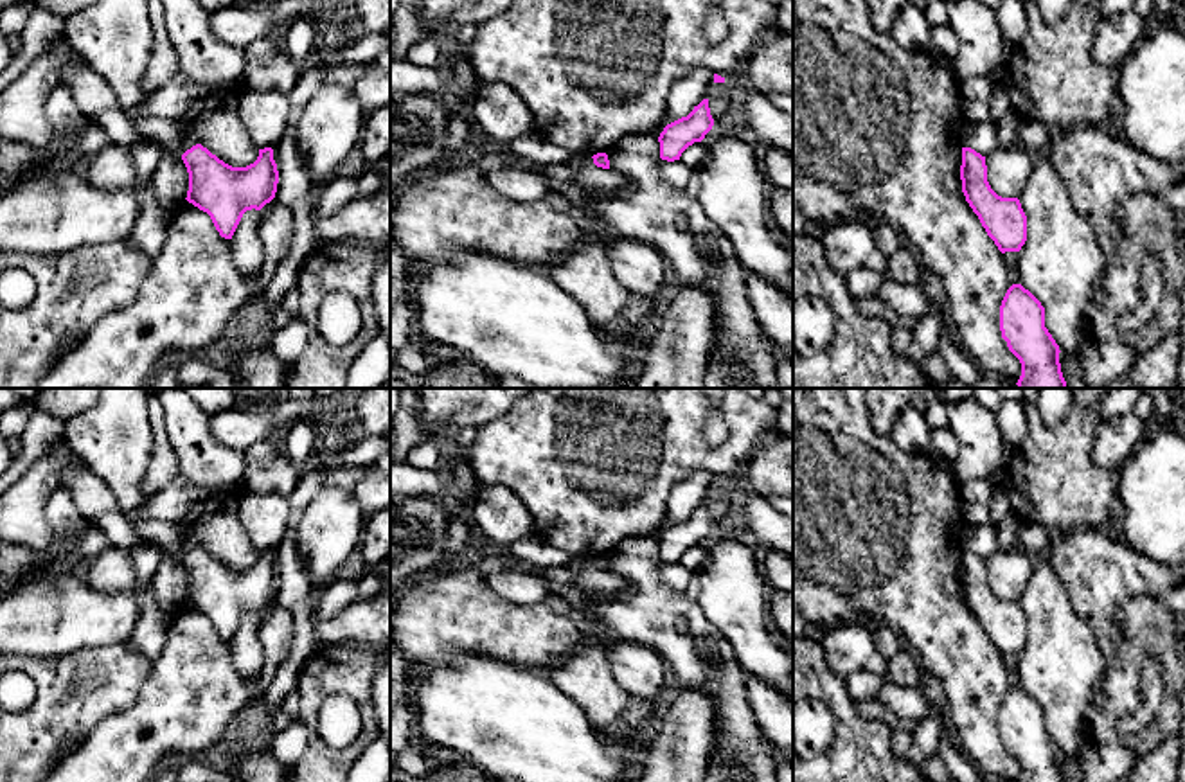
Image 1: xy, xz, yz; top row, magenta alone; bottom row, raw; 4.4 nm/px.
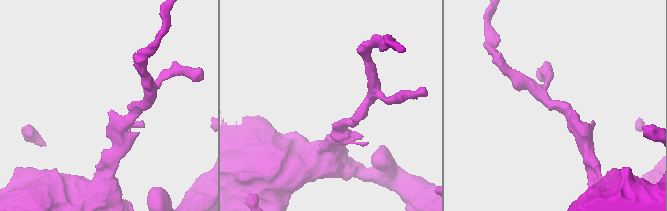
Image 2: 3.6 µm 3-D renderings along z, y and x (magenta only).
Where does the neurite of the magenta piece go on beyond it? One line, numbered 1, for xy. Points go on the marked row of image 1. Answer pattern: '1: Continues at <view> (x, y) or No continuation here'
1: No continuation here

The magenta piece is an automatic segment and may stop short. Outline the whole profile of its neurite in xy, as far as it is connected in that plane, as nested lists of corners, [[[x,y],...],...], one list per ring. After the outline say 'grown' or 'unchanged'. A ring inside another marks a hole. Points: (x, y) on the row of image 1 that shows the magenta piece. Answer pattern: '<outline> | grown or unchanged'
[[[201,144],[192,146],[182,155],[189,173],[187,201],[207,212],[221,237],[232,239],[243,214],[246,210],[261,210],[275,198],[279,171],[273,160],[273,149],[259,149],[259,156],[246,167],[232,167],[212,155]]] | unchanged

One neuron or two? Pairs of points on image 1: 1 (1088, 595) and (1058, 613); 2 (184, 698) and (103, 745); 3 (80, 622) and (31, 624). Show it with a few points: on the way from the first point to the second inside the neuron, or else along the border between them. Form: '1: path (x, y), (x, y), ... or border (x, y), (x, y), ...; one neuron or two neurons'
1: border (1052, 568), (1095, 642); two neurons
2: path (164, 718), (160, 721), (139, 723), (123, 739); one neuron
3: path (67, 622), (56, 628), (44, 624); one neuron

